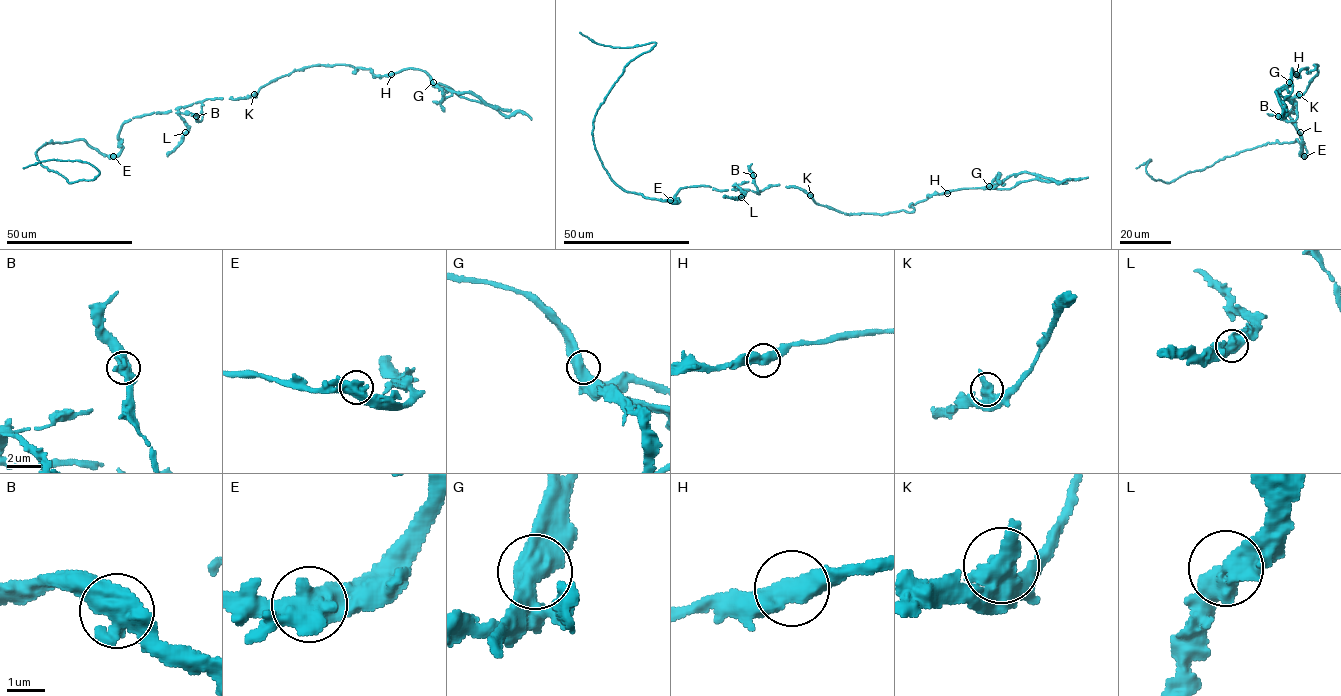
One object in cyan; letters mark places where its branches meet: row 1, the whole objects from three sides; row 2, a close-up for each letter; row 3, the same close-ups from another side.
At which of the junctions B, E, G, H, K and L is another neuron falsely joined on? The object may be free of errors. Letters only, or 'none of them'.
G

